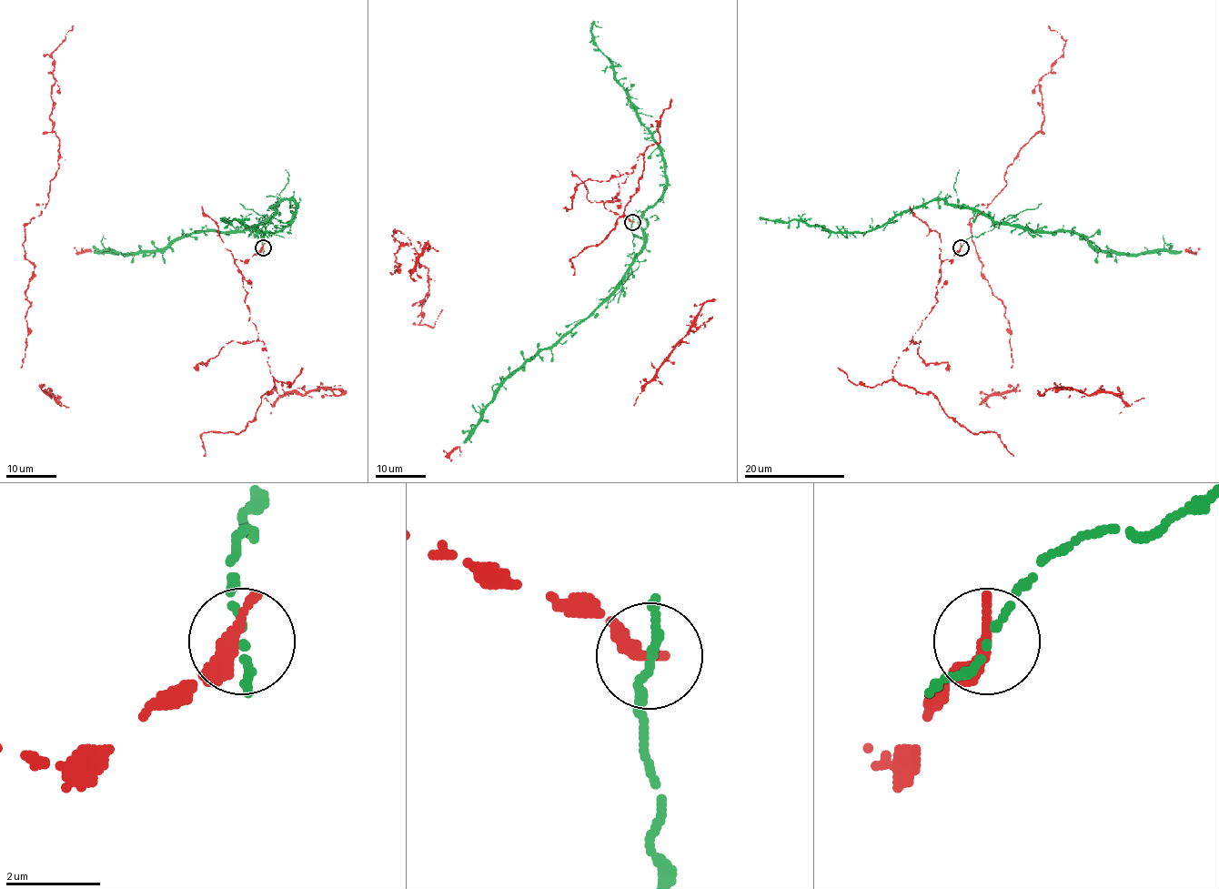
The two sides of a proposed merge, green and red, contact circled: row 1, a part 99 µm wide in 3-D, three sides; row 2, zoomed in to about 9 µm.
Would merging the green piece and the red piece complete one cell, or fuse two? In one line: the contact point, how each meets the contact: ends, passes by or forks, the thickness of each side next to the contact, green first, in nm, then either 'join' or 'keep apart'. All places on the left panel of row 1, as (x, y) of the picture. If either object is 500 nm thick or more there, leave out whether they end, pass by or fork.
(263, 247) | green passes by | red ends | 150/400 nm | join

